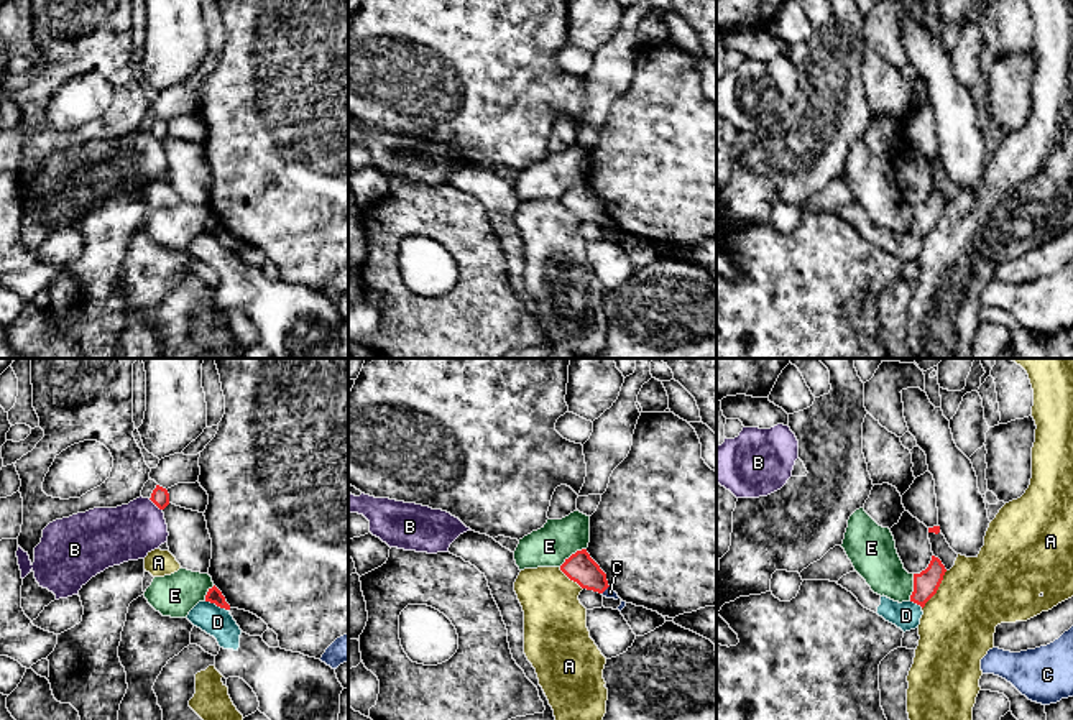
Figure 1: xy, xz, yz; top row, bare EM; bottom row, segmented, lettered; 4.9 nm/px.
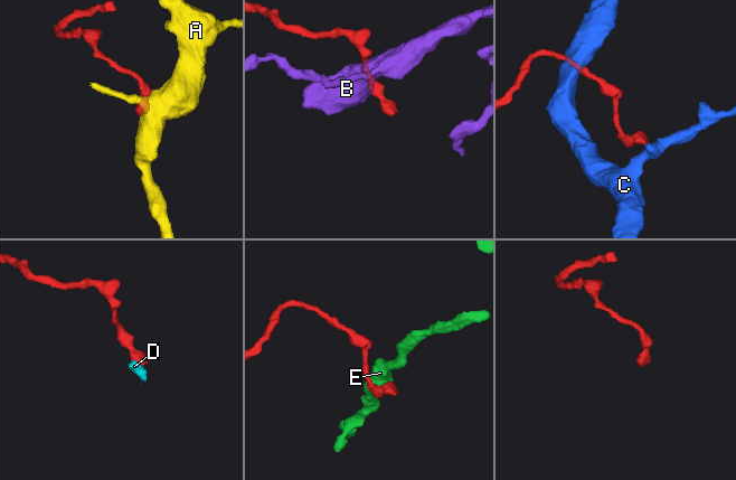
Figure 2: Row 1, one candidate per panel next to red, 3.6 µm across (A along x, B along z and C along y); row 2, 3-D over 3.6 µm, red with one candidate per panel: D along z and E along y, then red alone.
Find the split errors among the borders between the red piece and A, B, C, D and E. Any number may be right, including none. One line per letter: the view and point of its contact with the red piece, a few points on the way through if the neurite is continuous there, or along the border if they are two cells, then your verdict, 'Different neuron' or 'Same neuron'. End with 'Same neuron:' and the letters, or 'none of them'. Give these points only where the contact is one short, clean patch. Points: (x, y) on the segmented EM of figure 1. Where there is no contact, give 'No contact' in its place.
A: Touches red at yz (937, 589). Boundary: yz (947, 571), (937, 592), (922, 609). Different neuron
B: Touches red at xy (155, 503). Different neuron
C: Touches red at xz (605, 589). Boundary: xz (608, 586), (602, 594). Different neuron
D: Touches red at xy (216, 604). Boundary: xy (204, 600), (227, 610). Different neuron
E: Touches red at xz (572, 554). Boundary: xz (585, 548), (572, 553), (559, 566). Different neuron
Same neuron: none of them

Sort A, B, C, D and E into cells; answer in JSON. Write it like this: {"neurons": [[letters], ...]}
{"neurons": [["A"], ["B"], ["C"], ["D"], ["E"]]}

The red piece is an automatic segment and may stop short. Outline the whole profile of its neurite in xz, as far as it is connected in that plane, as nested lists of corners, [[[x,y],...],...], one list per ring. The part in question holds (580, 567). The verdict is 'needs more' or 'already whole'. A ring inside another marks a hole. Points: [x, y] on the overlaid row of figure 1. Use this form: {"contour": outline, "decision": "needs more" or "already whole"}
{"contour": [[[587,549],[577,551],[560,565],[560,570],[582,588],[603,593],[610,585],[606,574],[590,557]]], "decision": "already whole"}

